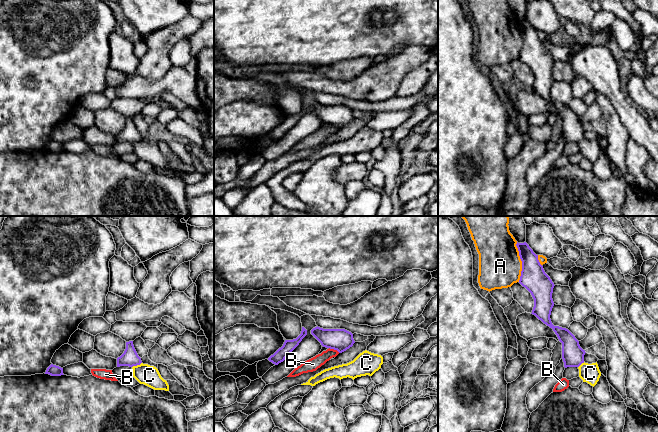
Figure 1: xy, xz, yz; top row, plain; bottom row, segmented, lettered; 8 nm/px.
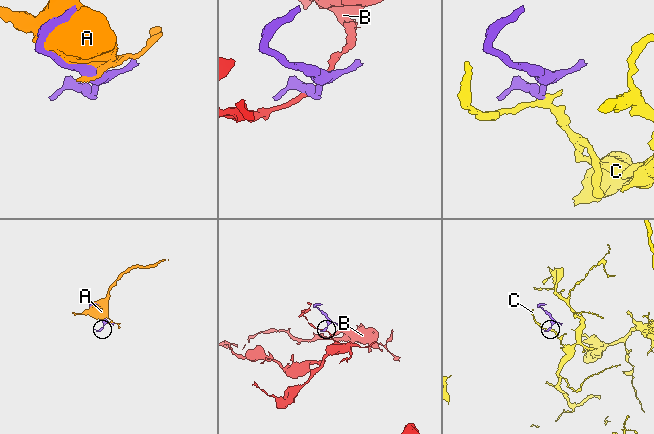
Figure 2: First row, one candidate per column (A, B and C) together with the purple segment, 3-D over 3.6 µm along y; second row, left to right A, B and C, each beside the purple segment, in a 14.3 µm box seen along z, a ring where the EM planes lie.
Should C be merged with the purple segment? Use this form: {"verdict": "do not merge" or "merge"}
{"verdict": "do not merge"}

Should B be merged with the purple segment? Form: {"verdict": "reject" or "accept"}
{"verdict": "reject"}

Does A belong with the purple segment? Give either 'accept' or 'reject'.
reject

